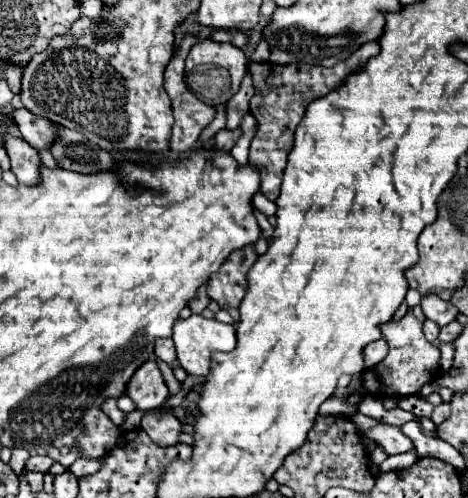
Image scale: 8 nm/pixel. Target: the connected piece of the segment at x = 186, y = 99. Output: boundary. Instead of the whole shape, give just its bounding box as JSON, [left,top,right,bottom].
[164,35,216,153]

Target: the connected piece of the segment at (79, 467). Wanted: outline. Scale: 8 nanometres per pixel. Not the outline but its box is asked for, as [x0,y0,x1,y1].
[68,459,100,479]

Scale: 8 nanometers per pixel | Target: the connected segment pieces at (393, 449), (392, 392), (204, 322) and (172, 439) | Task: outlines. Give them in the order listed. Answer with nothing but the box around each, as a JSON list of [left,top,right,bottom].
[[368,425,414,455],[364,307,440,399],[172,315,236,375],[140,411,180,445]]

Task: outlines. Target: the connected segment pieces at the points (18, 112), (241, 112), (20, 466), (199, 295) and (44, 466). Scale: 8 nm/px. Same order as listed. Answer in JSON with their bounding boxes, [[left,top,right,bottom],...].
[[8,109,56,149],[226,77,254,129],[10,449,26,475],[188,287,210,313],[26,455,52,473]]

